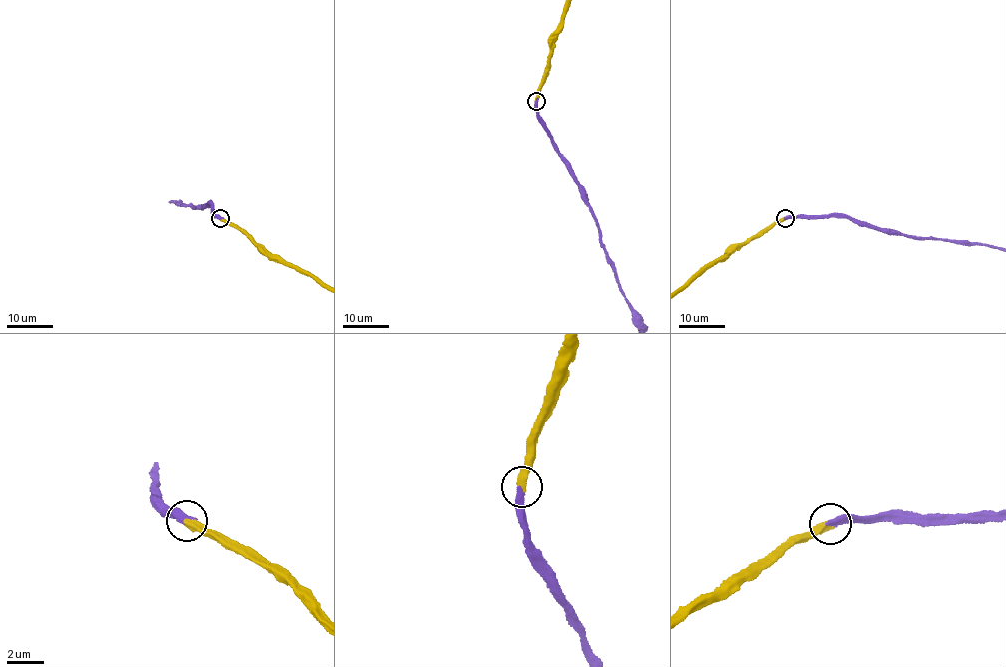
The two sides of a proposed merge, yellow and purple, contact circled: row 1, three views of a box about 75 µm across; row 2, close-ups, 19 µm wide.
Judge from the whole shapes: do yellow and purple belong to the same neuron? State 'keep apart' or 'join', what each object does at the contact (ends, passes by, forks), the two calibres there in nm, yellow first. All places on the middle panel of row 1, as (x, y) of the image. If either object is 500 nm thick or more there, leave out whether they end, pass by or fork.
join | yellow ends | purple ends | 380/440 nm

